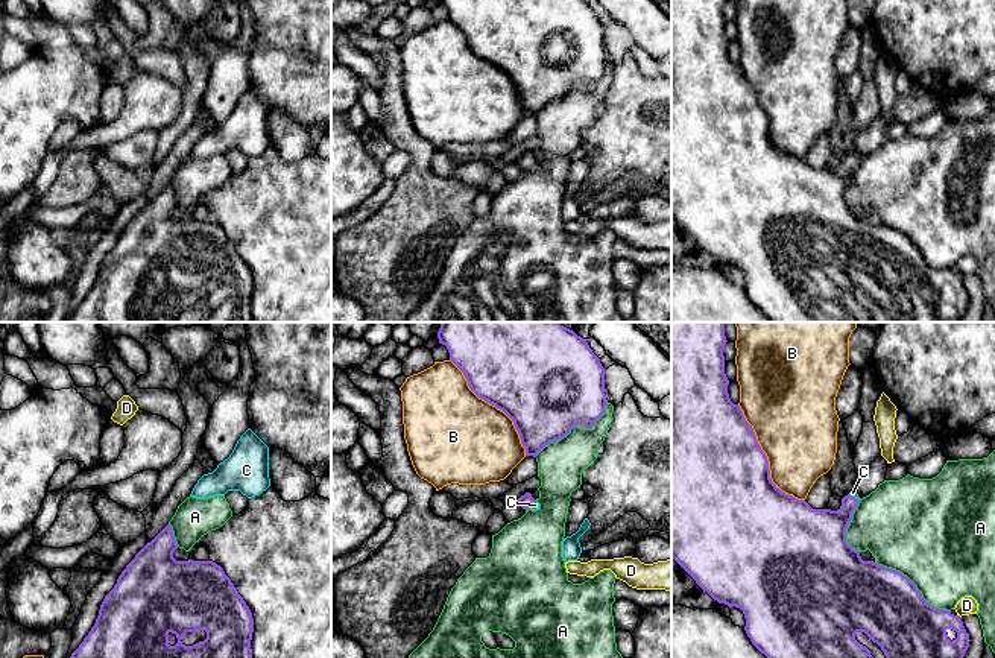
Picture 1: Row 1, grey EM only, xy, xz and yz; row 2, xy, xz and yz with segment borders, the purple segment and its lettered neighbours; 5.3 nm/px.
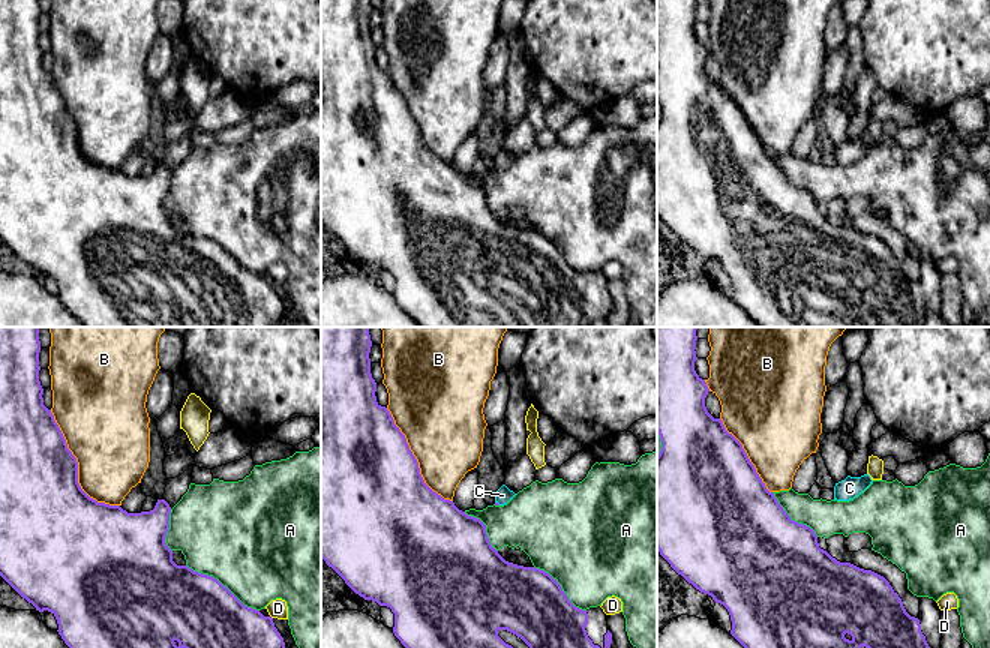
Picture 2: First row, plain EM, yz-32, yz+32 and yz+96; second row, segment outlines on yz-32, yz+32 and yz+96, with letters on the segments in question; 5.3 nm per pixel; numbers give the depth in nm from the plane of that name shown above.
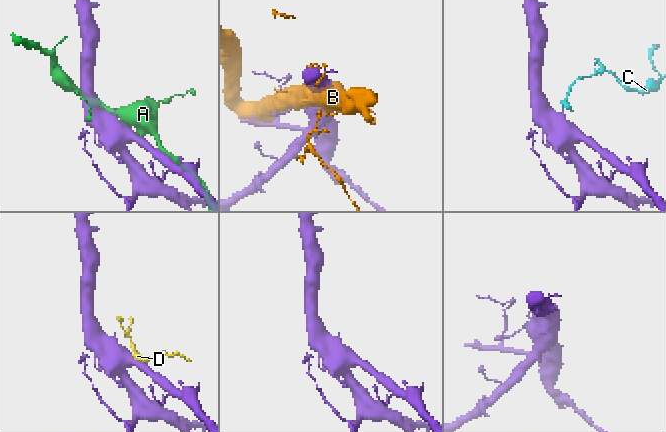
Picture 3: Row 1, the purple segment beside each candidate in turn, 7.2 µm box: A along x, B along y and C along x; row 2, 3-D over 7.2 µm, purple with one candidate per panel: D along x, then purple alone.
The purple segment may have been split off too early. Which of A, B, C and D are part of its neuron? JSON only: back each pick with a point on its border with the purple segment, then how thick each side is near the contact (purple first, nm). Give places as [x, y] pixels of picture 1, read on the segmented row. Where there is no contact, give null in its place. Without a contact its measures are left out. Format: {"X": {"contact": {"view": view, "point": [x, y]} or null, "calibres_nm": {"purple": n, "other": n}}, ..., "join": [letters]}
{"C": {"contact": {"view": "yz", "point": [854, 497]}, "calibres_nm": {"purple": 260, "other": 40}}, "join": ["C"]}

